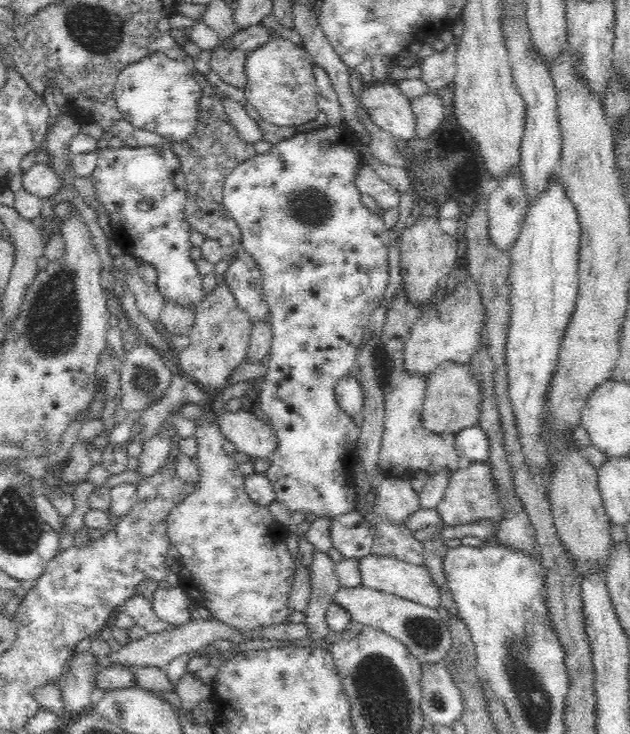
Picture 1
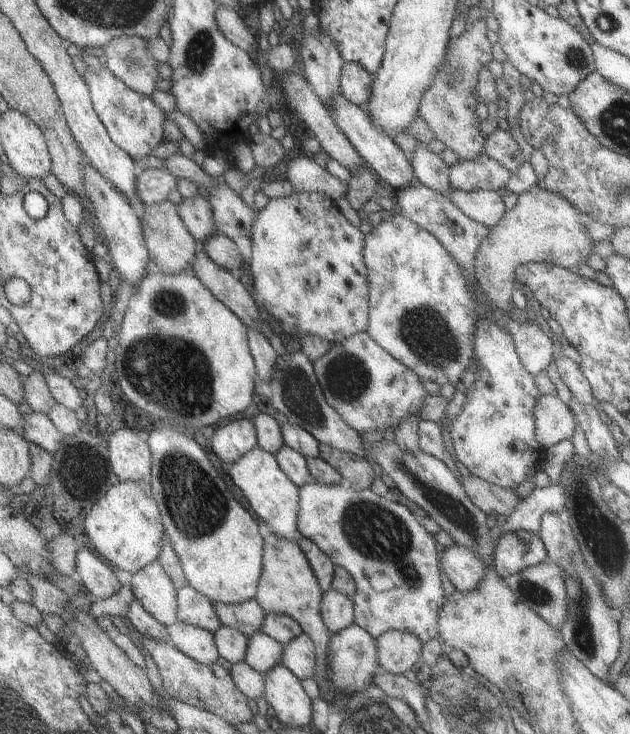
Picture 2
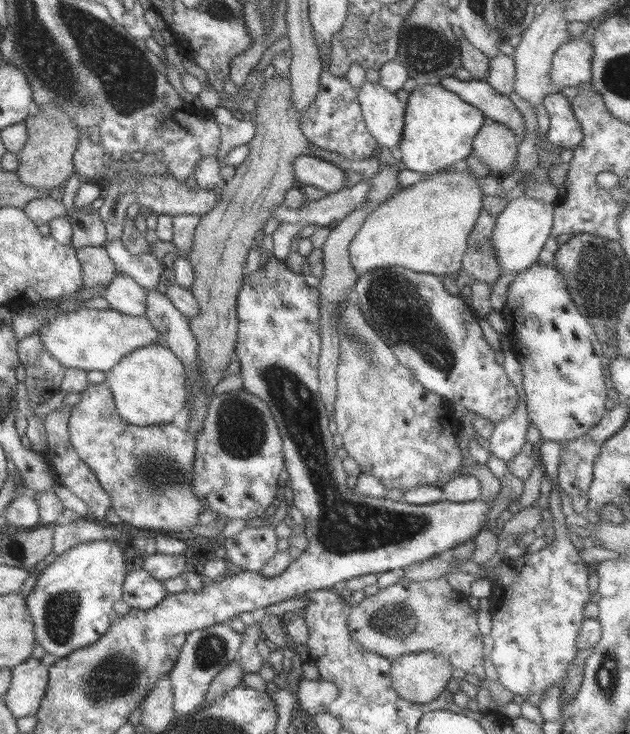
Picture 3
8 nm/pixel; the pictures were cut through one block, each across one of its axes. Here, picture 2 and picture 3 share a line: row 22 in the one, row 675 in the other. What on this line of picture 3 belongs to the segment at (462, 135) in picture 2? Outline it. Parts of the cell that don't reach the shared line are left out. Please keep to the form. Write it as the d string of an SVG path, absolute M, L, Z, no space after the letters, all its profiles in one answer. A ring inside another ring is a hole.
M444 576L420 581L398 580L390 586L379 588L377 593L366 596L350 607L347 630L358 647L387 660L392 661L403 654L433 652L444 656L452 669L457 668L465 674L473 674L479 681L486 679L483 671L482 638L475 622L474 604L470 598L457 591L457 587L449 584Z

